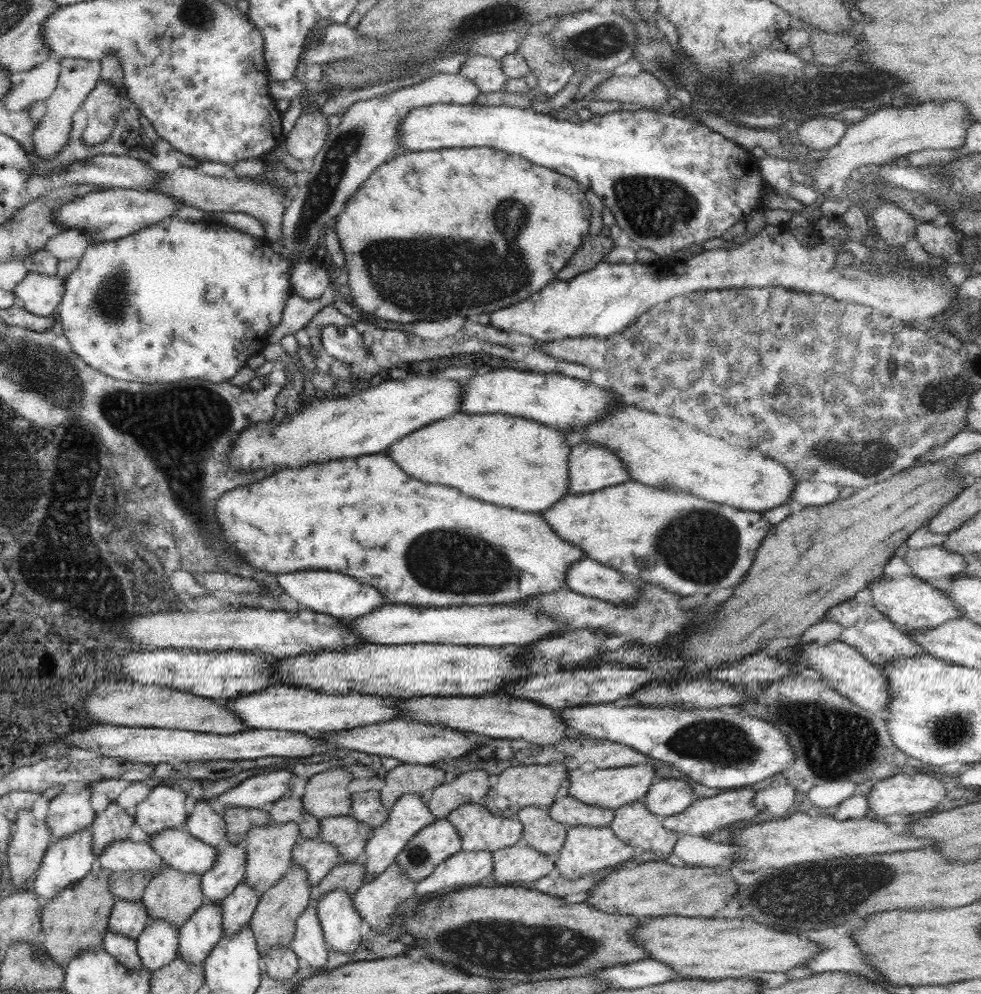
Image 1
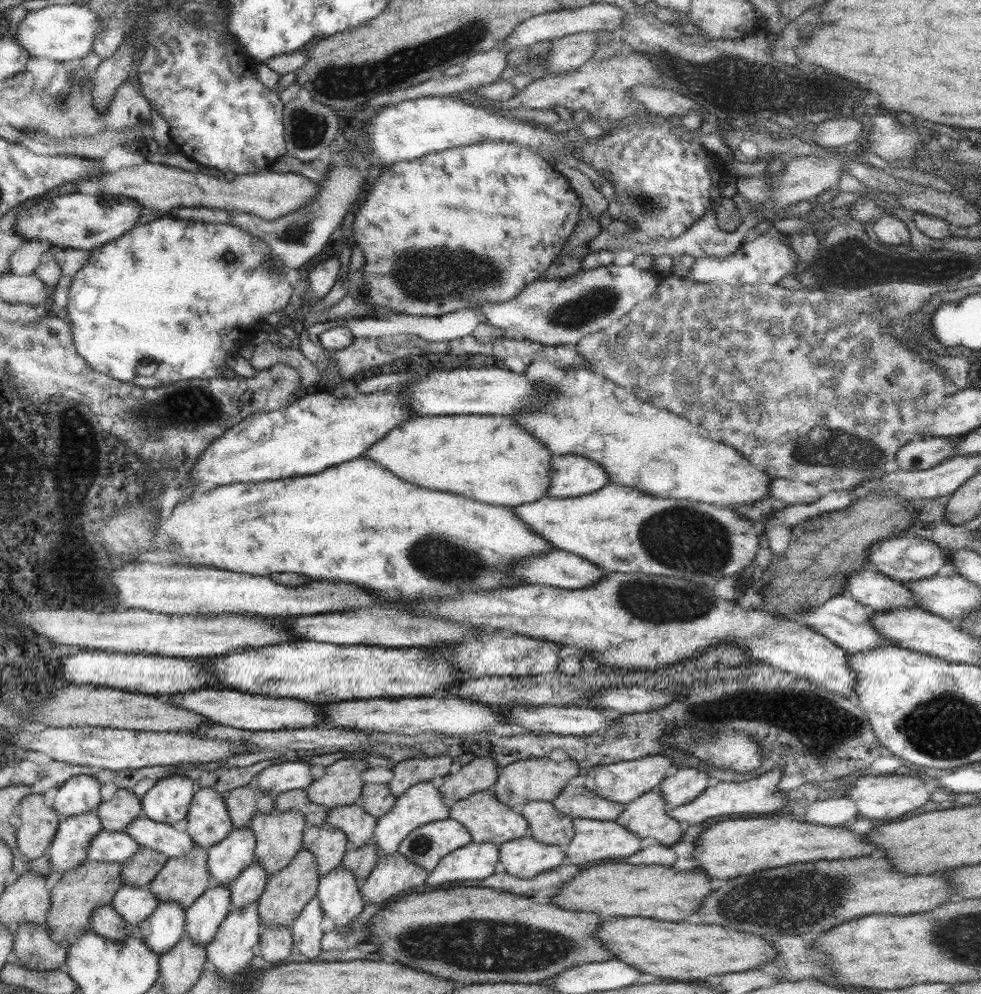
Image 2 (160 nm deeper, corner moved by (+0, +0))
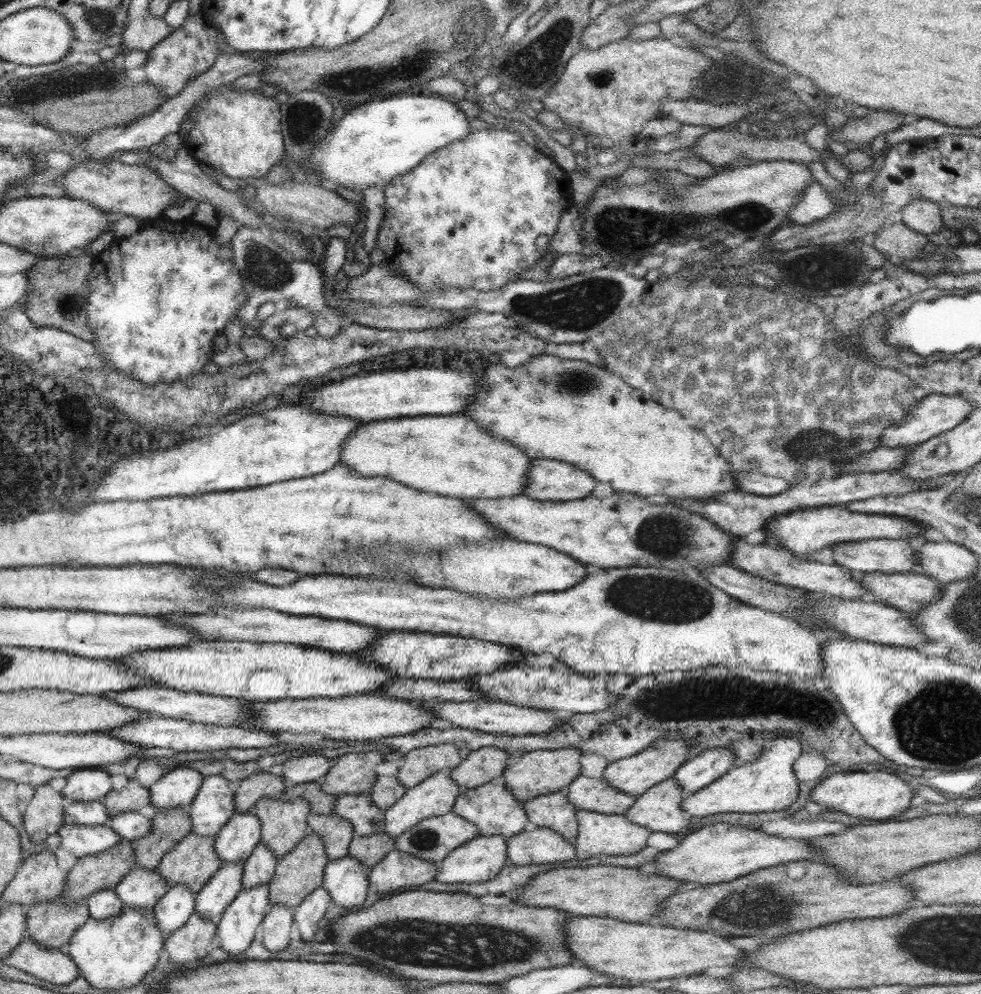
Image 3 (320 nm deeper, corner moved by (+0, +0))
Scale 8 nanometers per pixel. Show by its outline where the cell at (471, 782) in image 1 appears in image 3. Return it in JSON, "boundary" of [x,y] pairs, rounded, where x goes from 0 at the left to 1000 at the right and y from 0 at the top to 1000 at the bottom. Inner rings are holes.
{"boundary":[[[506,752],[482,755],[467,771],[460,774],[459,783],[471,795],[502,788],[513,780],[517,763],[517,757]]]}

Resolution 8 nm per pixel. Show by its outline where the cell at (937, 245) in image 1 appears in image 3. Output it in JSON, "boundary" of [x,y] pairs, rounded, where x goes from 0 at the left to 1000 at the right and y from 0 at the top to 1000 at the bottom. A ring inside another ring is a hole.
{"boundary":[[[942,198],[931,199],[919,208],[920,224],[934,233],[943,235],[958,234],[963,228],[958,205],[949,204]]]}

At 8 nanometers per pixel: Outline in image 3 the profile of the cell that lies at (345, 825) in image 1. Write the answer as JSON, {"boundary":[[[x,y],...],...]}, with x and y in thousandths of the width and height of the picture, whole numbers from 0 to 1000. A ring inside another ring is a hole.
{"boundary":[[[374,798],[345,800],[339,817],[356,825],[365,840],[375,841],[392,835],[390,815]]]}

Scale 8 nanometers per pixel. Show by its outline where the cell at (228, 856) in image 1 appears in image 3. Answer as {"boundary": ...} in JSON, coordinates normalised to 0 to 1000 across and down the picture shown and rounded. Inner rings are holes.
{"boundary":[[[240,817],[218,842],[218,855],[227,870],[249,869],[266,846],[266,829],[258,817]]]}

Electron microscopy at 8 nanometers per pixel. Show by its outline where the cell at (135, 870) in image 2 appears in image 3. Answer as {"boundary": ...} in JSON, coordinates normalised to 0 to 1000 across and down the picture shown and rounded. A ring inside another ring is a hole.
{"boundary":[[[170,813],[159,816],[154,824],[156,834],[145,843],[134,846],[138,869],[146,874],[158,874],[164,863],[188,841],[196,837],[191,813]]]}

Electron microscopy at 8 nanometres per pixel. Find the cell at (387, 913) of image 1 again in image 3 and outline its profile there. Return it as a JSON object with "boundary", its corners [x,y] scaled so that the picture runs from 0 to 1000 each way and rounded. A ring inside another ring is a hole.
{"boundary":[[[402,853],[377,873],[375,885],[377,893],[390,898],[441,886],[445,874],[446,870],[441,867]]]}

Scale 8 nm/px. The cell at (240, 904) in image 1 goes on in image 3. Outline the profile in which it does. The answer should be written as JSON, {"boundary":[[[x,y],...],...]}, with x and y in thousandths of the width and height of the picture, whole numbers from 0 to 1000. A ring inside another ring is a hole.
{"boundary":[[[265,846],[248,869],[248,894],[271,890],[279,881],[283,862]]]}

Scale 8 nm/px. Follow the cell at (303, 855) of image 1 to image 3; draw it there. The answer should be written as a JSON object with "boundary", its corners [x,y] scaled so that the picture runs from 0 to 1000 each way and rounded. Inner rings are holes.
{"boundary":[[[317,817],[313,824],[316,837],[326,840],[329,845],[334,866],[355,861],[357,846],[363,839],[356,825],[340,817],[333,820]]]}

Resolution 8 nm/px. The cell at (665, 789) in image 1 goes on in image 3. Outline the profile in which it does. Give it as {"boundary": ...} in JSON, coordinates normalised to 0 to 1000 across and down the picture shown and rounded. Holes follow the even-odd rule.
{"boundary":[[[742,752],[718,754],[708,763],[695,769],[687,783],[697,800],[701,800],[717,794],[742,778],[747,773],[746,767],[749,765],[748,756]]]}

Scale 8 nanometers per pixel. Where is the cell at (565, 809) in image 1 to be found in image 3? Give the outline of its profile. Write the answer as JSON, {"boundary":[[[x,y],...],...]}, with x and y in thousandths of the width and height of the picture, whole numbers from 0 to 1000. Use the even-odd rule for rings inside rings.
{"boundary":[[[592,779],[577,792],[576,798],[587,813],[614,819],[635,820],[647,806],[647,802],[628,795],[618,784]]]}

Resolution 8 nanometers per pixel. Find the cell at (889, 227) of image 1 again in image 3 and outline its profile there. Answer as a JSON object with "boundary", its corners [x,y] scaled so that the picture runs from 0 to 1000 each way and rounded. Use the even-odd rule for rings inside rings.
{"boundary":[[[919,224],[905,229],[897,228],[891,234],[889,246],[898,255],[912,257],[919,262],[930,262],[937,259],[946,243],[943,235],[934,233]]]}

